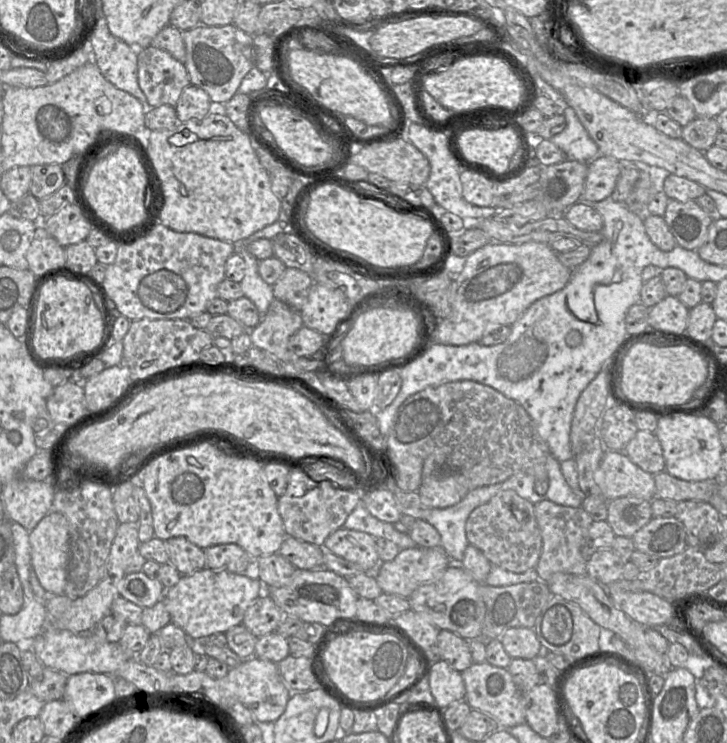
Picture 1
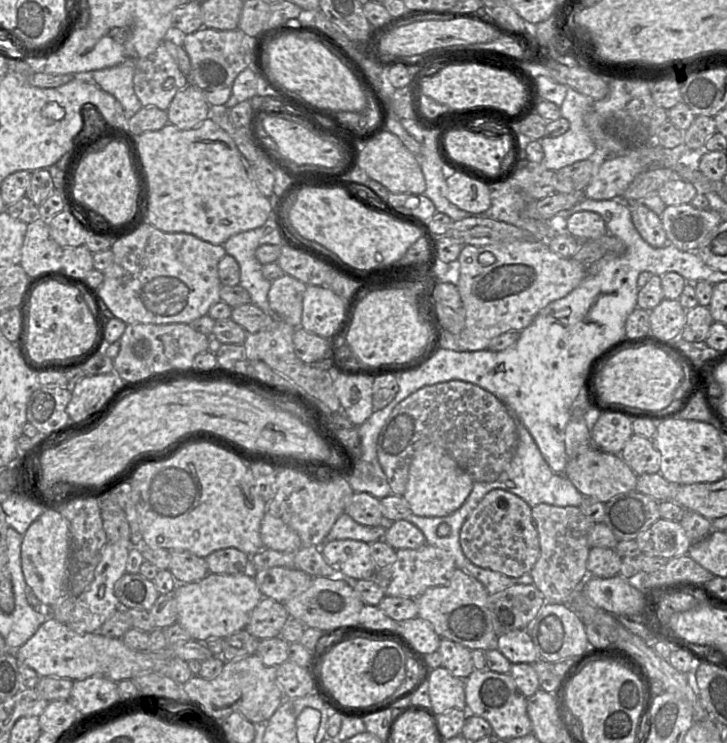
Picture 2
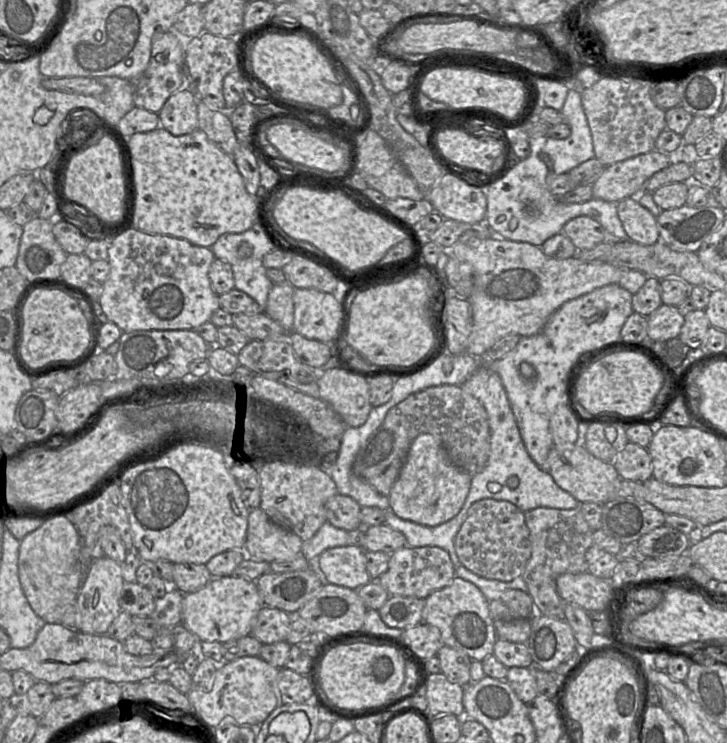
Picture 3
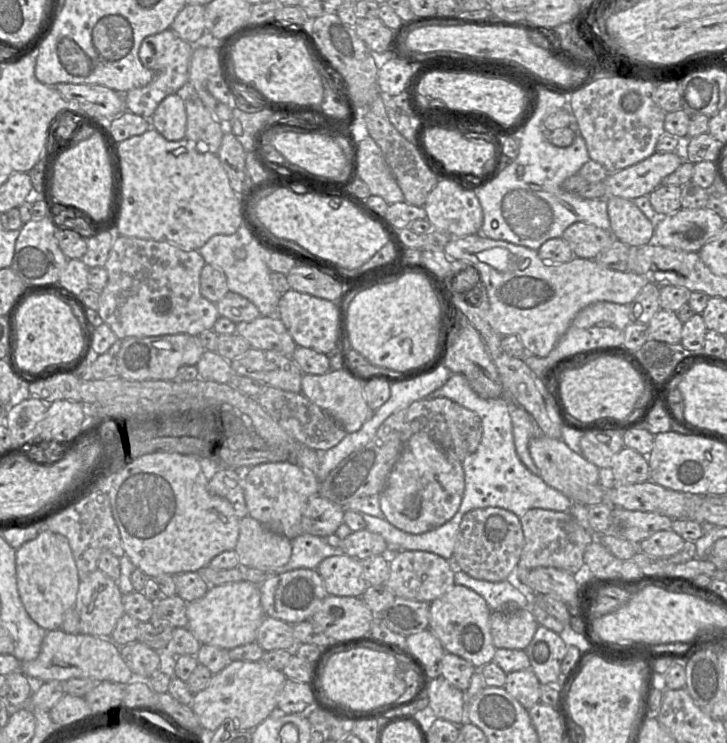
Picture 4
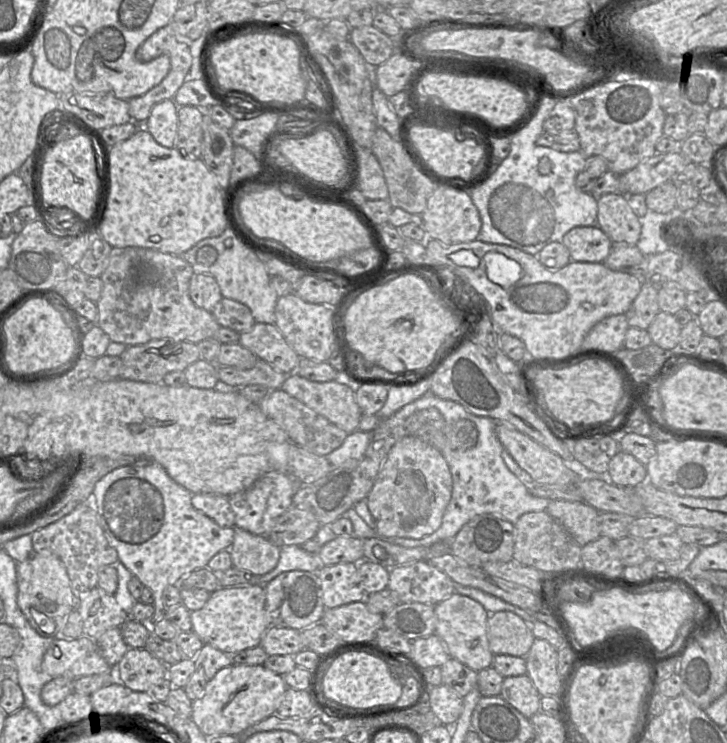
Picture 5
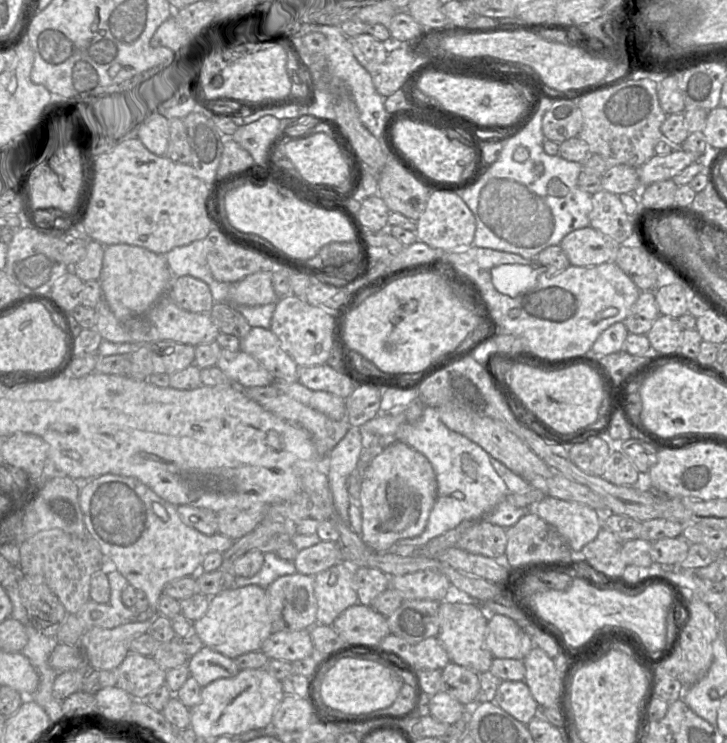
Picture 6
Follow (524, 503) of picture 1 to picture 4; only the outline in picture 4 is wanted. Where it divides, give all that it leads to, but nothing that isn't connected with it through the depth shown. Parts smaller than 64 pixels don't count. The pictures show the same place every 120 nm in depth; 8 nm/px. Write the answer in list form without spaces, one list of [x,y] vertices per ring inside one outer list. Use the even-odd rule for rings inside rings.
[[[499,507],[477,508],[467,512],[460,523],[454,548],[454,565],[469,576],[489,582],[512,577],[524,547],[520,518]]]

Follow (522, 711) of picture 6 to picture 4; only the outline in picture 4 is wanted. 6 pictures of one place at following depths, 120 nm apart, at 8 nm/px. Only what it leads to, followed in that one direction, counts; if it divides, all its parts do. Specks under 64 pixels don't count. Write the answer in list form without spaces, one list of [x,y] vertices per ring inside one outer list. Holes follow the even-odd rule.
[[[531,669],[508,673],[504,688],[527,710],[540,702],[540,682]]]

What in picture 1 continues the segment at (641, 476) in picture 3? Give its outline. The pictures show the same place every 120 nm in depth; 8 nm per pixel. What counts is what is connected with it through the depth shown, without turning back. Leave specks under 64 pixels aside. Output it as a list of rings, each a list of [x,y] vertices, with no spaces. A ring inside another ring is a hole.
[[[638,430],[623,452],[647,473],[656,475],[665,471],[663,449],[654,432]]]

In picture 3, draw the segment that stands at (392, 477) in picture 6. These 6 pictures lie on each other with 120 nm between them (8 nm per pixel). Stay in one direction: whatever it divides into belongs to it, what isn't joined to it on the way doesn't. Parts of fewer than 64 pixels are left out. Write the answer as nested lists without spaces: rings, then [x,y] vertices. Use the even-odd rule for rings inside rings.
[[[430,433],[418,435],[411,443],[404,464],[388,495],[389,508],[399,518],[435,527],[454,518],[470,490],[472,475],[457,467],[439,438]]]

